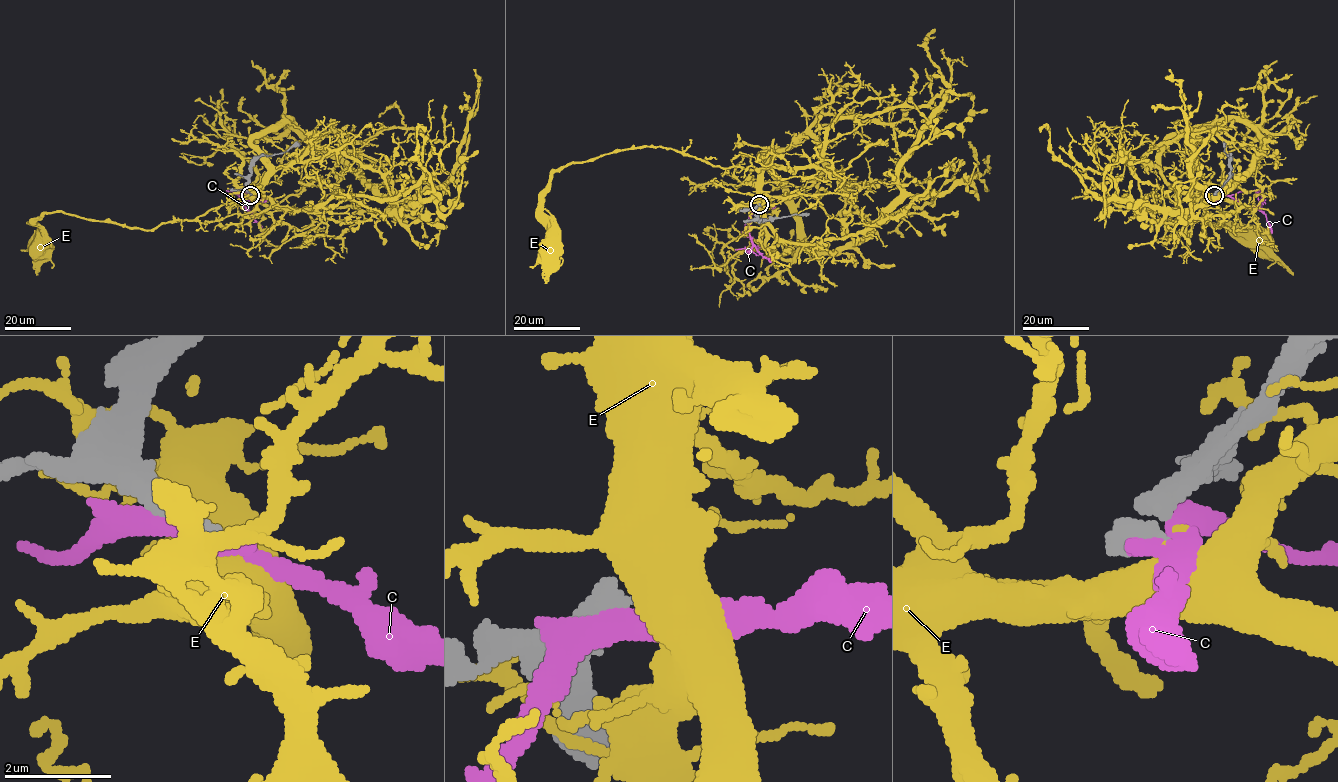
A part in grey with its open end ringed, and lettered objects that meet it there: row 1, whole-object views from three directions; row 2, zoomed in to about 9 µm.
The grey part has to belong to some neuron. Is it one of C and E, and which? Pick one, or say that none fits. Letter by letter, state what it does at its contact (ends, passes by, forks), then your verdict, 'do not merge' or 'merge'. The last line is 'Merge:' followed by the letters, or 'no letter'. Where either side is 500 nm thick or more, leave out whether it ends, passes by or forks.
C: do not merge
E: do not merge
Merge: no letter

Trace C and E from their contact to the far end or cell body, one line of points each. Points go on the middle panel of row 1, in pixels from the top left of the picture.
C: (760, 206), (750, 218), (751, 244), (771, 261)
E: (760, 206), (756, 171), (714, 166), (659, 146), (632, 147), (553, 174), (543, 215), (550, 251)

